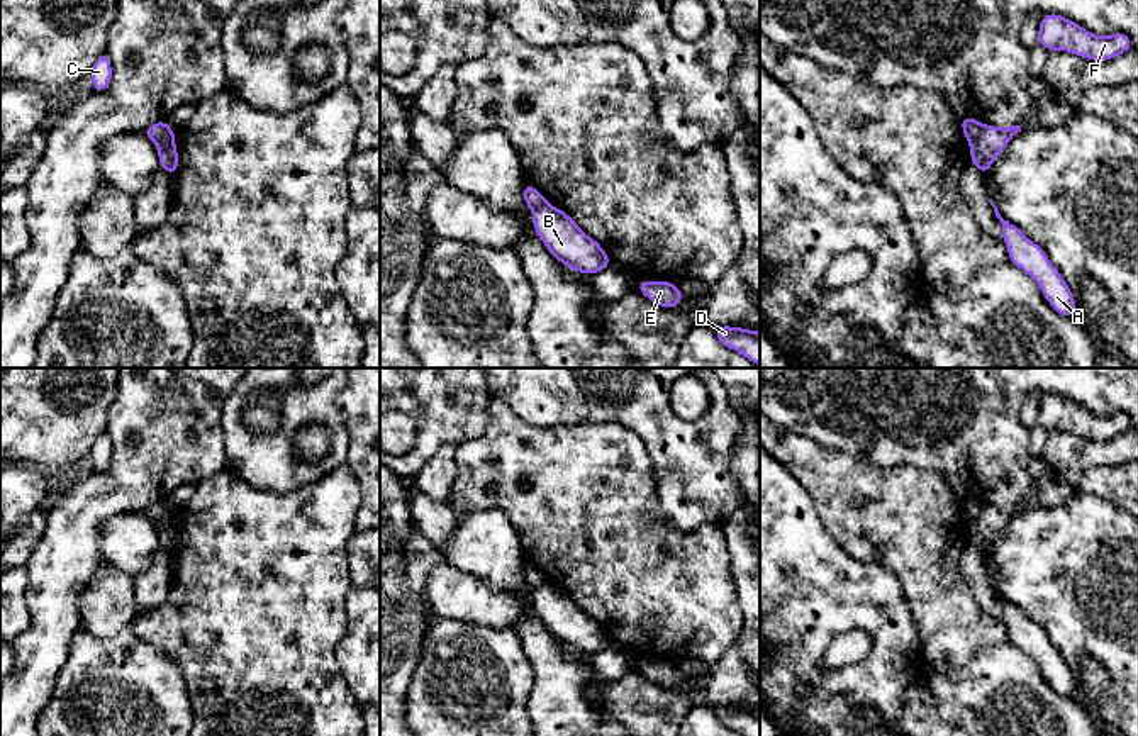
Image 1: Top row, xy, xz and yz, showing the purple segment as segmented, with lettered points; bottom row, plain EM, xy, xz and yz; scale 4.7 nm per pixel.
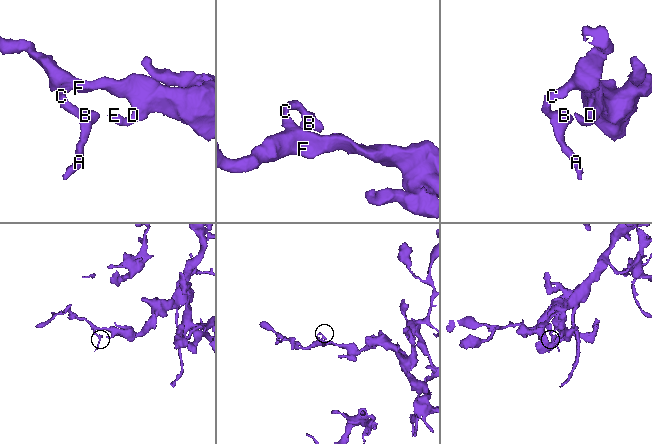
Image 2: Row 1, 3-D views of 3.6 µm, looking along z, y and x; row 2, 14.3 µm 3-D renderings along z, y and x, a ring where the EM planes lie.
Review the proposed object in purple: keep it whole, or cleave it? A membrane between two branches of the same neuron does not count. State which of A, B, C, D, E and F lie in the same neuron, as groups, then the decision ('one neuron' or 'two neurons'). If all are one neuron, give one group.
A B / C D E F; two neurons

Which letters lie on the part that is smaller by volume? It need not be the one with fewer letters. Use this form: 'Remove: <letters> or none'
Remove: A, B

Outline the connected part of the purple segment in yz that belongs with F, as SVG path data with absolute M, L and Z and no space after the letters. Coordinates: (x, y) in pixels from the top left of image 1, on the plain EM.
M1043 393L1038 422L1048 431L1068 431L1092 441L1109 441L1133 427L1124 412L1099 417L1058 393Z

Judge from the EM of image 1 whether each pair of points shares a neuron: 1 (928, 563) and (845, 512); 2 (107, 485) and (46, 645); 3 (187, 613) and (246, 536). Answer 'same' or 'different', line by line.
1: same
2: same
3: same

